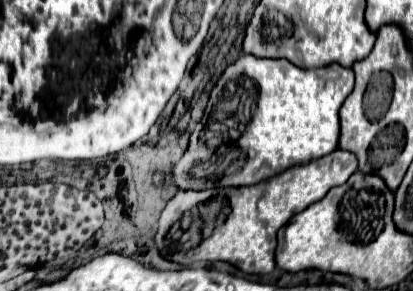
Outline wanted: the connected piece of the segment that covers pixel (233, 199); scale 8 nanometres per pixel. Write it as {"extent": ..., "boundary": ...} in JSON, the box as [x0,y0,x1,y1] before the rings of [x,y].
{"extent":[154,151,358,275],"boundary":[[[332,151],[322,159],[314,159],[306,165],[296,165],[268,181],[250,187],[228,187],[228,189],[208,189],[208,191],[178,191],[168,205],[164,207],[158,231],[154,235],[156,247],[166,261],[174,261],[180,265],[190,265],[196,261],[226,261],[250,275],[268,275],[274,263],[276,249],[276,233],[282,225],[290,221],[292,215],[304,211],[308,205],[320,201],[332,187],[344,185],[348,177],[358,169],[358,161],[354,153],[348,151]]]}

